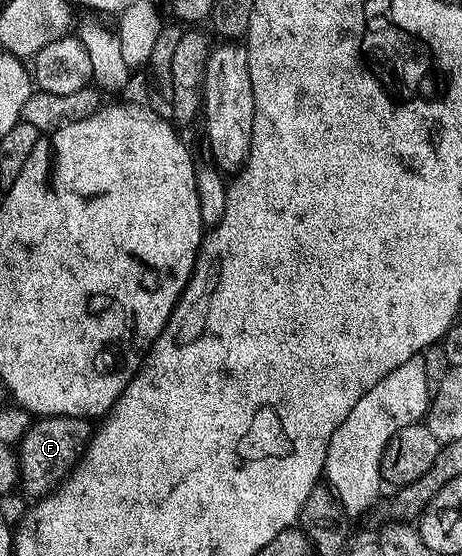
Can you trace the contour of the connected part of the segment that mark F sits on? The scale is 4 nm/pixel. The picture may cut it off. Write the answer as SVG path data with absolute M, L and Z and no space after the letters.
M53 415L32 422L30 430L27 431L22 442L17 445L22 490L28 496L50 495L75 470L76 464L87 452L92 436L93 423L89 419Z

